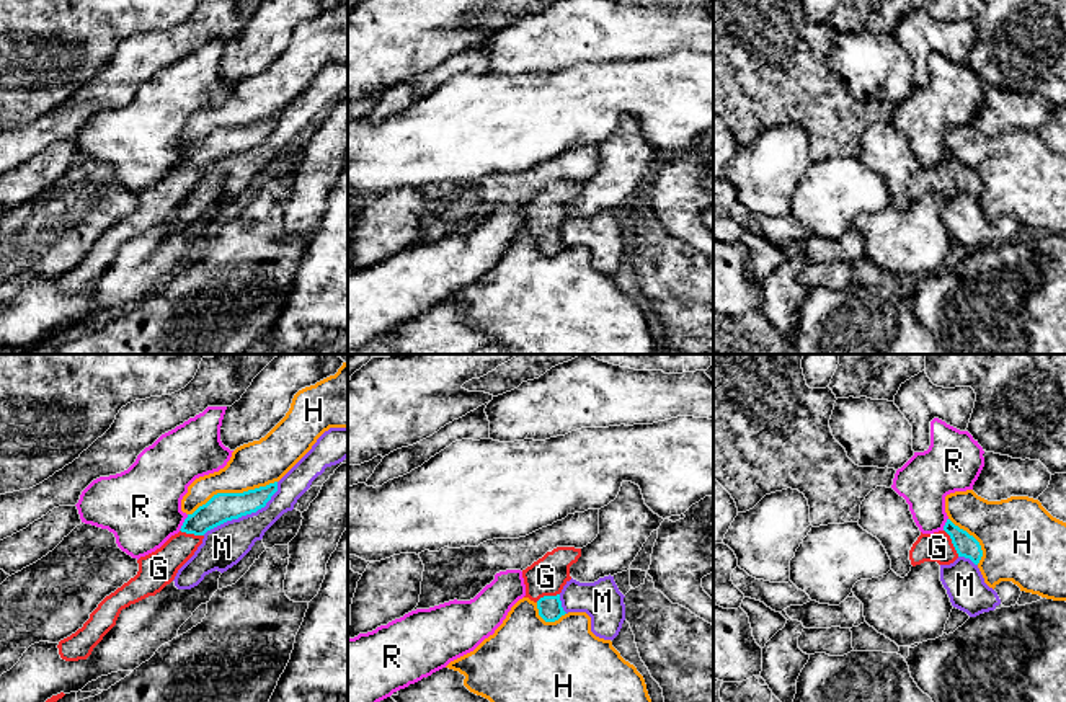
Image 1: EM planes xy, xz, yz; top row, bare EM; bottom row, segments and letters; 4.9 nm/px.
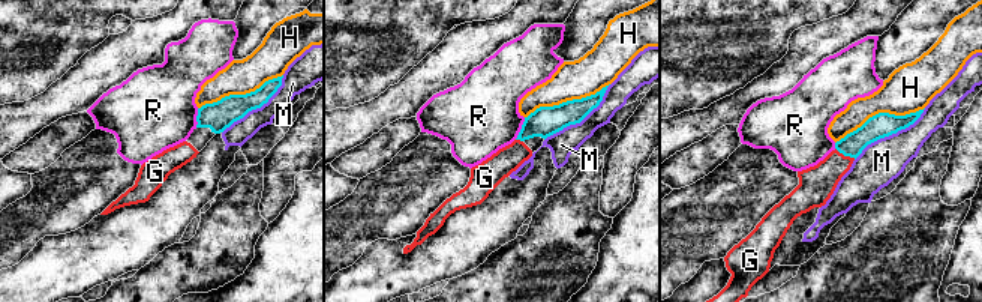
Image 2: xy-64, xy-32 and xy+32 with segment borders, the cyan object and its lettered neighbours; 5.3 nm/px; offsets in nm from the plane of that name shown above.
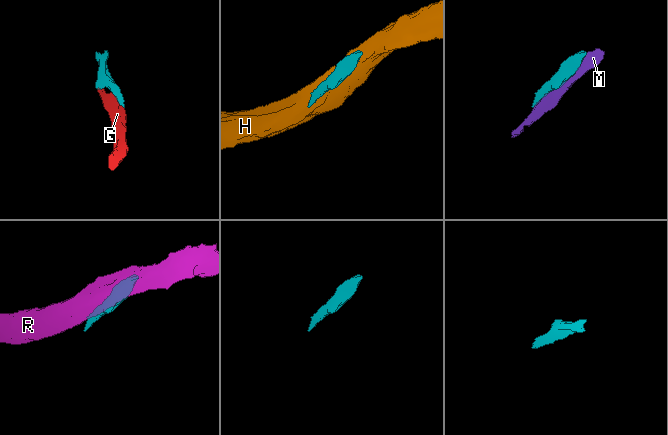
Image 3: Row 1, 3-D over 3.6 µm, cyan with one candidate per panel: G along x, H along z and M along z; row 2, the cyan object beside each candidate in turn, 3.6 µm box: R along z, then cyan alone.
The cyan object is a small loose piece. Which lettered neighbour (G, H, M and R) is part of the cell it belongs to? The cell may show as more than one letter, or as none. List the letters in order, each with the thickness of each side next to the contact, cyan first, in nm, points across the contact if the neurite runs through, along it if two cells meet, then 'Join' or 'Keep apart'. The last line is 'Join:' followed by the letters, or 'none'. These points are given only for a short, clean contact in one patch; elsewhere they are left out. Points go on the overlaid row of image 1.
G: Thickness 110 nm (cyan) against 140 nm. Join
H: Thickness 140 nm (cyan) against 220 nm. Keep apart
M: Thickness 140 nm (cyan) against 200 nm. Keep apart
R: Thickness 140 nm (cyan) against 380 nm. Keep apart
Join: G

